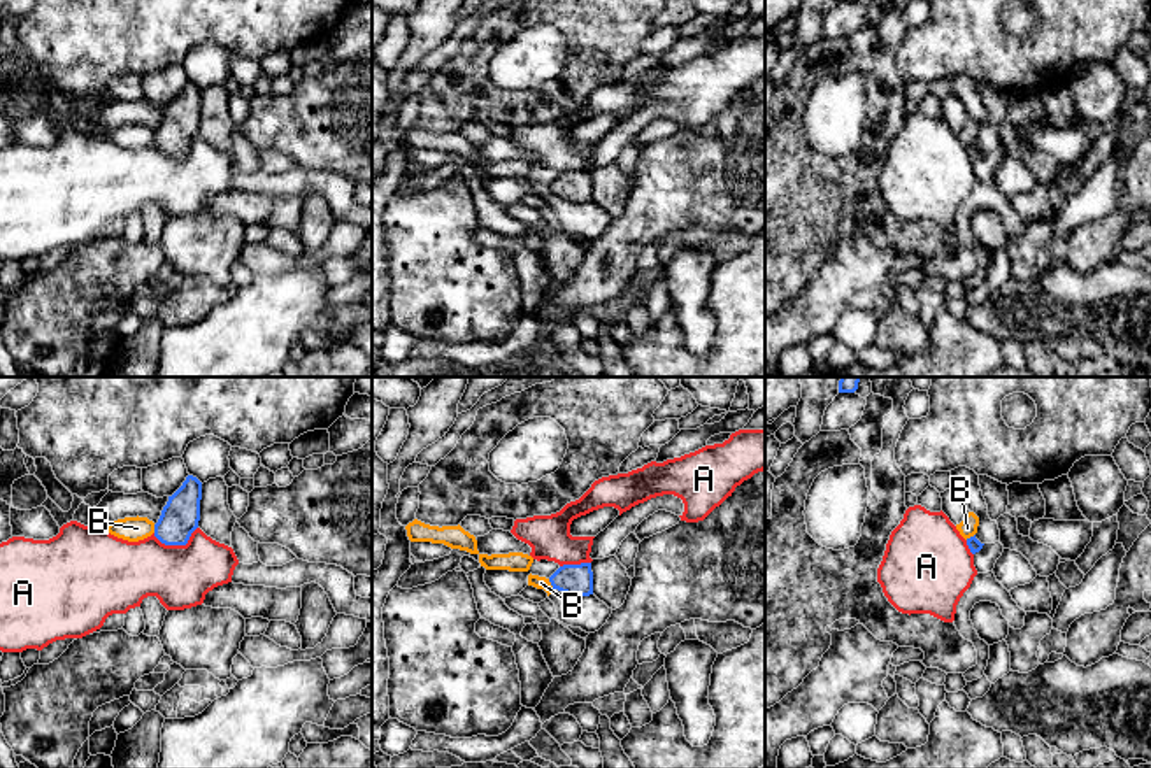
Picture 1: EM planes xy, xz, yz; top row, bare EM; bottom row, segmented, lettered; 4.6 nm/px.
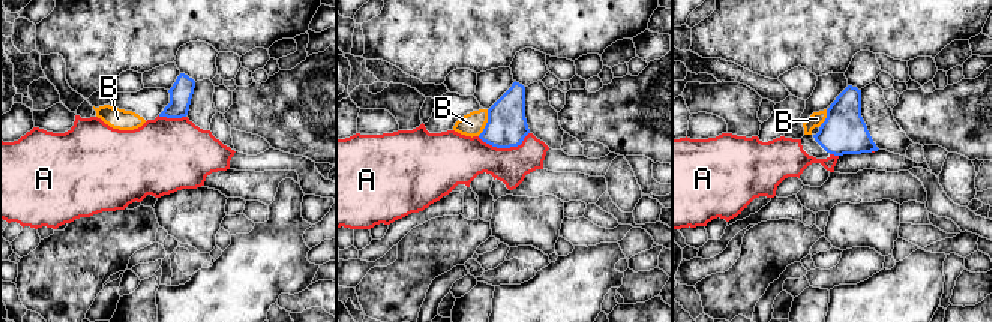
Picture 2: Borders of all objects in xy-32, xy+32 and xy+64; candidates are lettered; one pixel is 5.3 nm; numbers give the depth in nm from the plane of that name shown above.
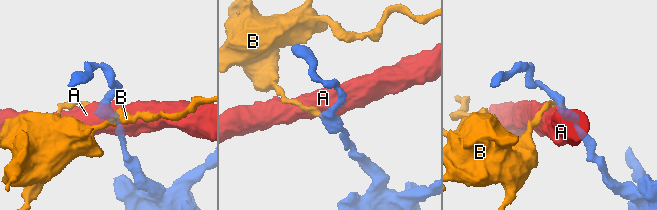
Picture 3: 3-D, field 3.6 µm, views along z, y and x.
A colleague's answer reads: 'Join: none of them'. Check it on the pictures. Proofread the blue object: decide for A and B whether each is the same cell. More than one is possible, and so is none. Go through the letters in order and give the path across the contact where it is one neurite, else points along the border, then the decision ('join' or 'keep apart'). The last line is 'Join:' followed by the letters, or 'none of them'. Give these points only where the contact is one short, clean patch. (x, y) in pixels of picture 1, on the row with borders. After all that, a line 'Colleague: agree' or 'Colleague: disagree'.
A: border along xy (197, 526), (185, 544), (162, 544), (153, 535); keep apart
B: border along xz (548, 579), (553, 588); keep apart
Join: none of them
Colleague: agree

